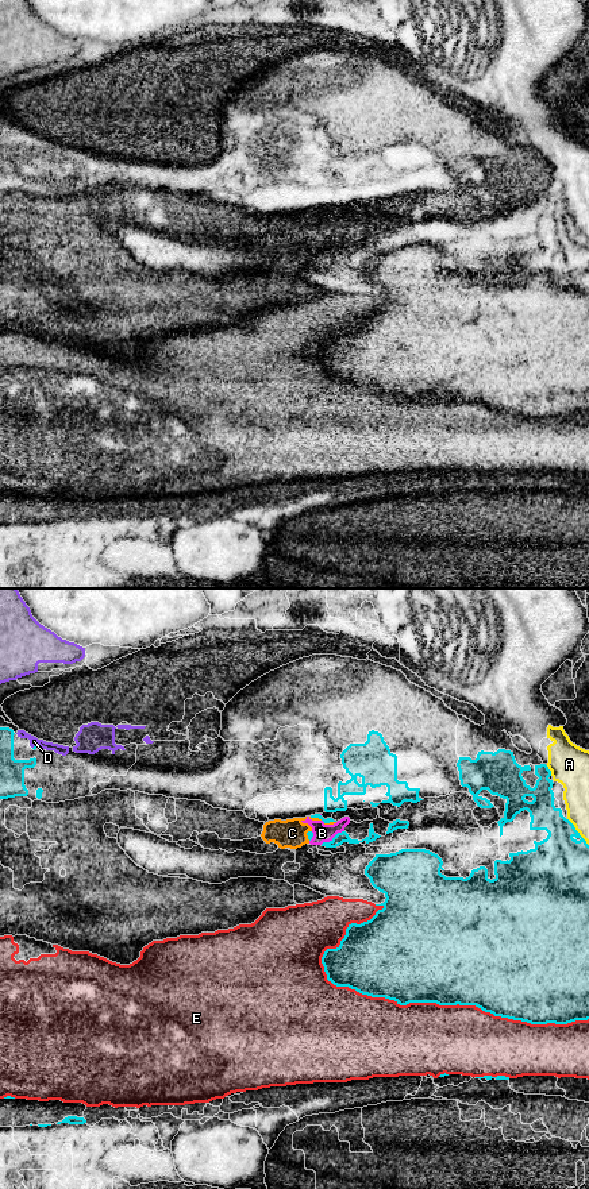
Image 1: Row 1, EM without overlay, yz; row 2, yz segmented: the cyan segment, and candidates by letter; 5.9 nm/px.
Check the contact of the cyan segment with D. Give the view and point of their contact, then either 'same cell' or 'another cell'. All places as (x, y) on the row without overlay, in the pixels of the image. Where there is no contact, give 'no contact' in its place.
meets cyan in yz at (34, 142); another cell

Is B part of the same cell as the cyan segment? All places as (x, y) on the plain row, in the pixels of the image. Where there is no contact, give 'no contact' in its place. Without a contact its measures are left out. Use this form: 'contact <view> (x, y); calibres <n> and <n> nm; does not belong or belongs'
contact yz (333, 234); calibres 70 and 110 nm; does not belong

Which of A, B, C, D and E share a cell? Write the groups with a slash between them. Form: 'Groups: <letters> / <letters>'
Groups: A / B C / D / E

